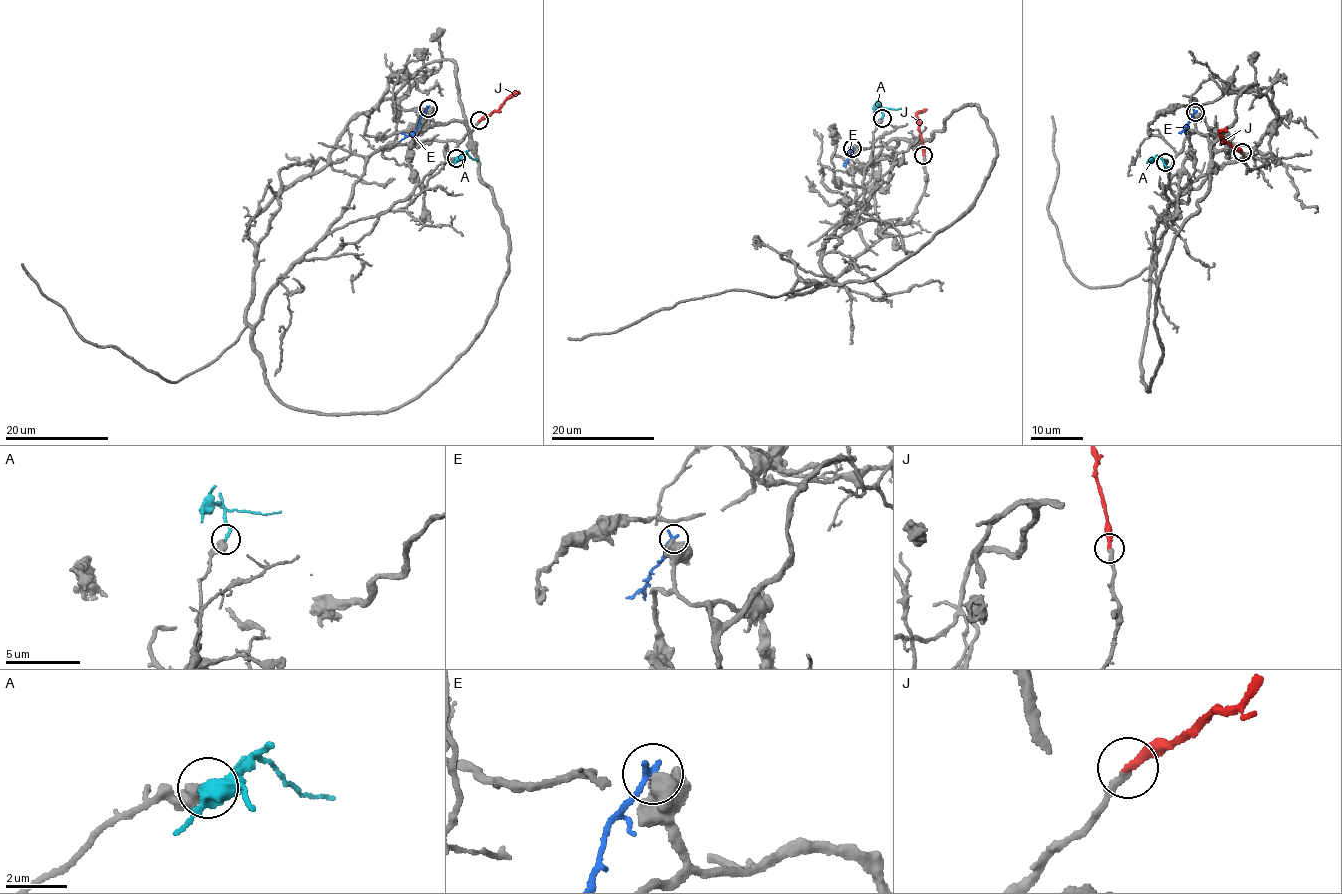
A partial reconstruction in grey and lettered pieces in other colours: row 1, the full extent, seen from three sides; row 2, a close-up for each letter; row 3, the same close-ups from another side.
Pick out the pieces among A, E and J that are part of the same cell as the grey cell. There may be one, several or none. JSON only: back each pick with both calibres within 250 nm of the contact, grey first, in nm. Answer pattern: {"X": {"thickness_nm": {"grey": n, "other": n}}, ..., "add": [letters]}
{"J": {"thickness_nm": {"grey": 220, "other": 280}}, "add": ["J"]}

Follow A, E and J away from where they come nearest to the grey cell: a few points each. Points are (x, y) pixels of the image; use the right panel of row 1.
A: (1165, 162), (1159, 157), (1152, 158), (1150, 164)
E: (1195, 112), (1185, 130), (1186, 134)
J: (1242, 152), (1224, 142), (1220, 134), (1226, 129)

